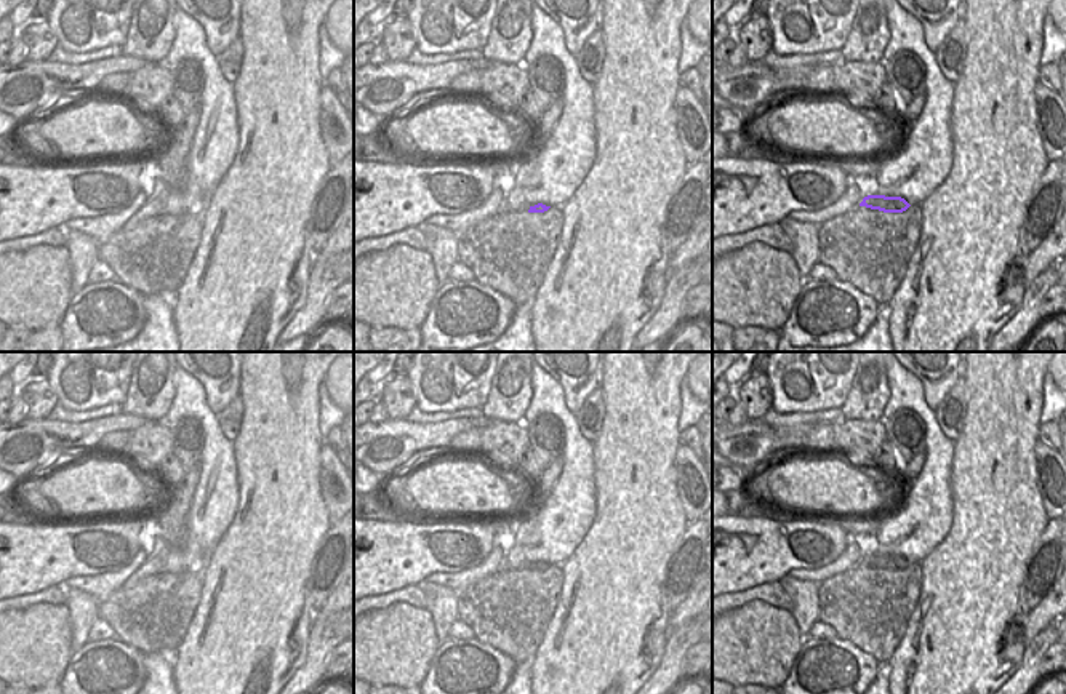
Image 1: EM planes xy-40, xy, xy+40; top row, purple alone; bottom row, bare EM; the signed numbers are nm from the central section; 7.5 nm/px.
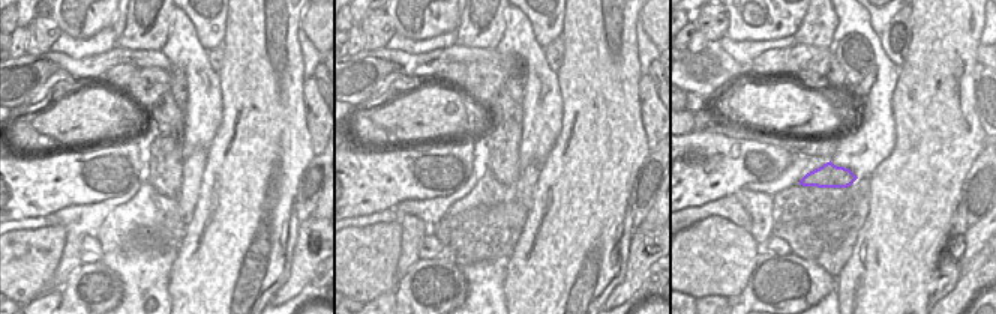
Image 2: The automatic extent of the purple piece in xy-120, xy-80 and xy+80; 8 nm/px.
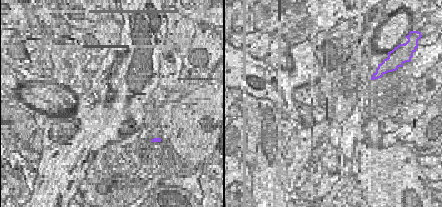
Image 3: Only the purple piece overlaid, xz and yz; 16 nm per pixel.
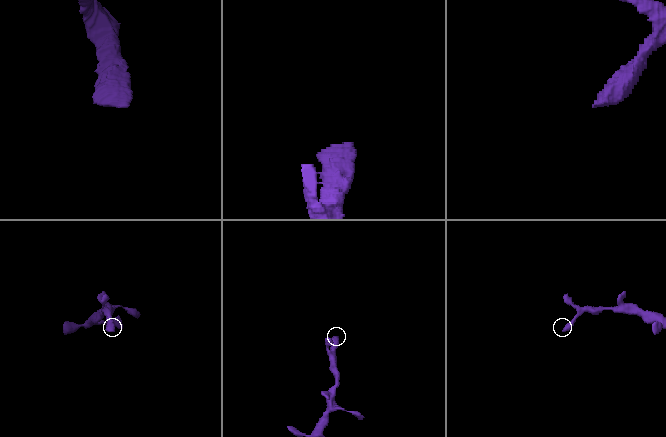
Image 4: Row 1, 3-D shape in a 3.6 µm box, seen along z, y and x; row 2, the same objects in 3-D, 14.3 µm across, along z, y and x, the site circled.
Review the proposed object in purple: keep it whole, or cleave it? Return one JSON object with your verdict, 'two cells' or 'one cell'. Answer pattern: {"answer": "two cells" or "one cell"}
{"answer": "two cells"}

